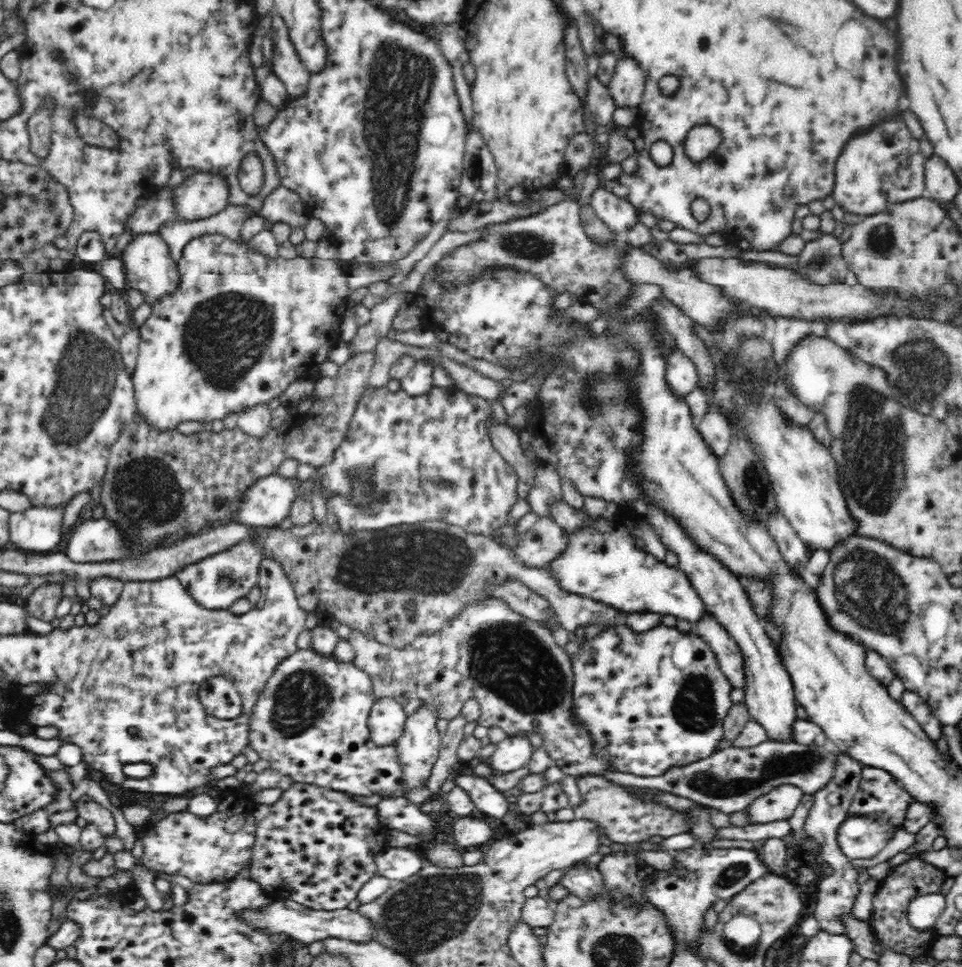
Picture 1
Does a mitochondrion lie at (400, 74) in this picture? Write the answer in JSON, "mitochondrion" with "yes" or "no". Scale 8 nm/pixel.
{"mitochondrion":"yes"}

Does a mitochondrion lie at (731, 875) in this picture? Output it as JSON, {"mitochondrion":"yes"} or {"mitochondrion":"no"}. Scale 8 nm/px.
{"mitochondrion":"yes"}

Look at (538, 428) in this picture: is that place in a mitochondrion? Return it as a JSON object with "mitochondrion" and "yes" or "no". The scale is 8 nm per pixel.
{"mitochondrion":"no"}

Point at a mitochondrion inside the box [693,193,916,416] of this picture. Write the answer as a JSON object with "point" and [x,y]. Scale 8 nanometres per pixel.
{"point":[880,241]}

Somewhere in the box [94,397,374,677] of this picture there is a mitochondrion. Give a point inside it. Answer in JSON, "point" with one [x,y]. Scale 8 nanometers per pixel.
{"point":[145,492]}

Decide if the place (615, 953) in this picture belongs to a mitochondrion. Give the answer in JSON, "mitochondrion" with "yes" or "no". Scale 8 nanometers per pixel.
{"mitochondrion":"yes"}

